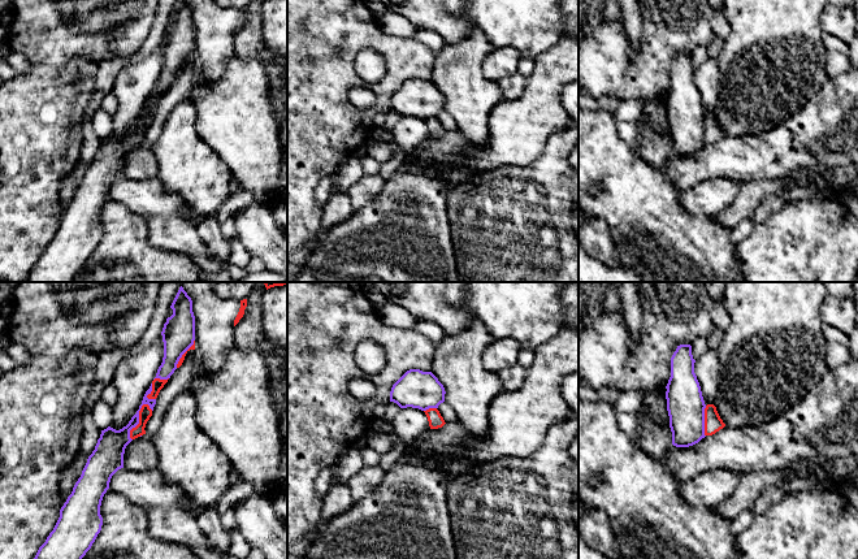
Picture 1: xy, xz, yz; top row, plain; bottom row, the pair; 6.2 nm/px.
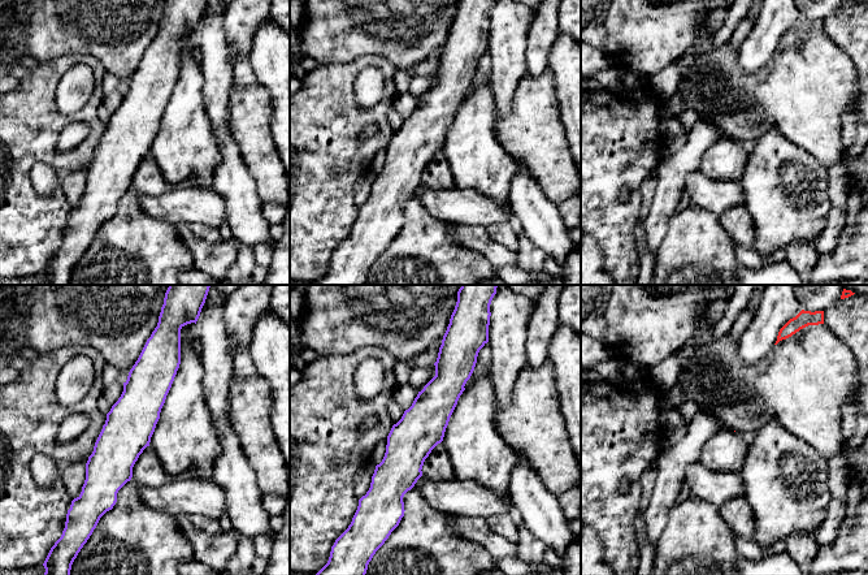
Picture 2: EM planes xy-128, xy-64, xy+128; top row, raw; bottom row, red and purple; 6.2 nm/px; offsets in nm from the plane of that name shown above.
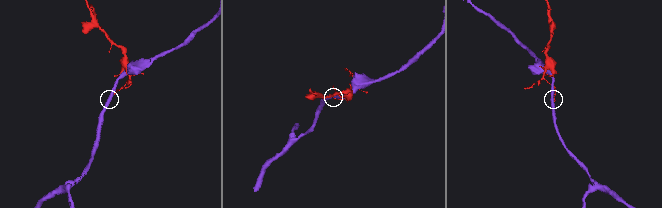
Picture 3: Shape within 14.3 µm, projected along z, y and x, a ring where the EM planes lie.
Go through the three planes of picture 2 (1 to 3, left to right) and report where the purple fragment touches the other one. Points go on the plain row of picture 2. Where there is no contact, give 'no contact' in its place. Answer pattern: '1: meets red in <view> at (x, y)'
1: no contact
2: no contact
3: no contact

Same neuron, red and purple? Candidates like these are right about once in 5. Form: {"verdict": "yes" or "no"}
{"verdict": "no"}

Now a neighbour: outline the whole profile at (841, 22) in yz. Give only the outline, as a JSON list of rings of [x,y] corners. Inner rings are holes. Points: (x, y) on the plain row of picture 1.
[[[826,5],[820,18],[823,32],[831,34],[846,44],[850,44],[858,27],[858,20],[854,6],[838,8],[835,5]]]

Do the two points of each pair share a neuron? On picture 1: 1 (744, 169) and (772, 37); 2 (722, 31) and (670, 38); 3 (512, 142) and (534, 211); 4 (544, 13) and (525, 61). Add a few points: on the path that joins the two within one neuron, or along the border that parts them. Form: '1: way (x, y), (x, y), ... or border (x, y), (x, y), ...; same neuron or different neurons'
1: border (780, 122), (754, 134), (741, 137), (726, 135); different neurons
2: border (715, 13), (711, 20), (713, 35); different neurons
3: border (545, 147), (525, 165), (502, 165), (490, 170); different neurons
4: border (521, 55), (528, 55), (533, 59); different neurons

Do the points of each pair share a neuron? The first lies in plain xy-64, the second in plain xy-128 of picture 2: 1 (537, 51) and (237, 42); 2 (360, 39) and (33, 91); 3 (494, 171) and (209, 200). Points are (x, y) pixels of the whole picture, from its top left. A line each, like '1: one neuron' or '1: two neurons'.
1: two neurons
2: two neurons
3: two neurons

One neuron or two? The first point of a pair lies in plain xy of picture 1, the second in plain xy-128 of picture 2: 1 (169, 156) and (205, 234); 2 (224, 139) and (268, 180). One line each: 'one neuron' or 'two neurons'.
1: two neurons
2: one neuron

